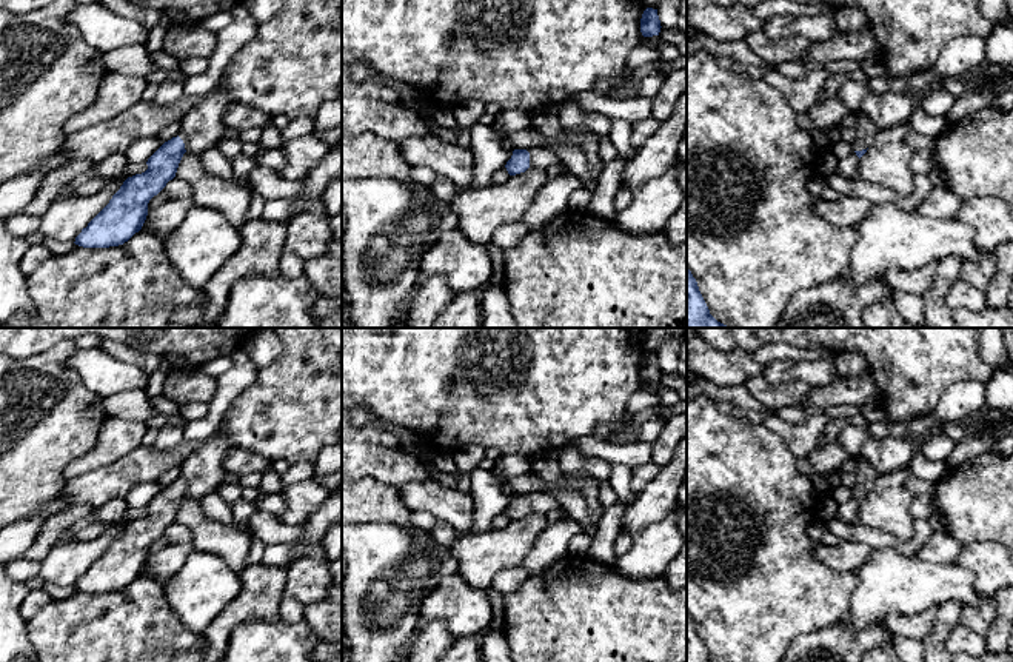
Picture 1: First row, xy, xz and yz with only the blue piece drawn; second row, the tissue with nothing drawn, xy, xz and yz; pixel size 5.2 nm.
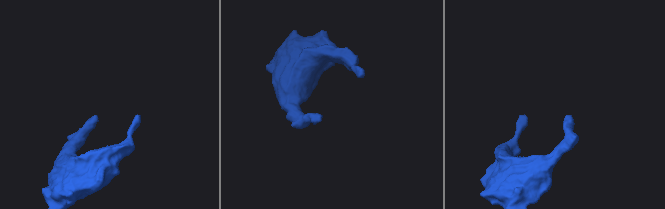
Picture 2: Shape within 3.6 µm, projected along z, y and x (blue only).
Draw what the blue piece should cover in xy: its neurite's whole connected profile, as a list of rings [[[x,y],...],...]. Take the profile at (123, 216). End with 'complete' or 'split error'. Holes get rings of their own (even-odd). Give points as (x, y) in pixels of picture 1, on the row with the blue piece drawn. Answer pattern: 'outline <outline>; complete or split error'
outline [[[214,88],[183,119],[177,137],[165,142],[146,162],[148,169],[128,177],[109,203],[75,237],[83,248],[109,248],[128,242],[148,216],[148,203],[176,177],[183,154],[208,149],[223,135],[223,112],[231,103],[223,88]]]; split error

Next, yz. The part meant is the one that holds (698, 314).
outline [[[687,269],[687,328],[727,328],[710,314],[690,269]]]; complete

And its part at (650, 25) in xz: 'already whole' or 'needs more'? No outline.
already whole

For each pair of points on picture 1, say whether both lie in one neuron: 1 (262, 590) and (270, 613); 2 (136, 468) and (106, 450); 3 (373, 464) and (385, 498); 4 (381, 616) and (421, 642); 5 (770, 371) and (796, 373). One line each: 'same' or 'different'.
1: same
2: different
3: different
4: different
5: same

